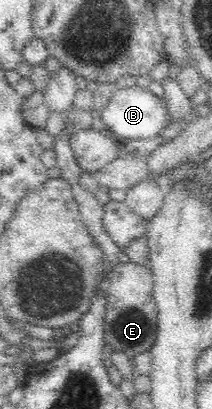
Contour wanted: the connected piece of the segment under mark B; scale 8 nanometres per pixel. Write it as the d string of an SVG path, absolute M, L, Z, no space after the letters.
M143 83L127 88L117 87L101 115L99 112L96 115L97 125L110 129L112 137L121 144L128 139L156 137L167 126L169 119L166 100L156 96L148 87L144 87Z

